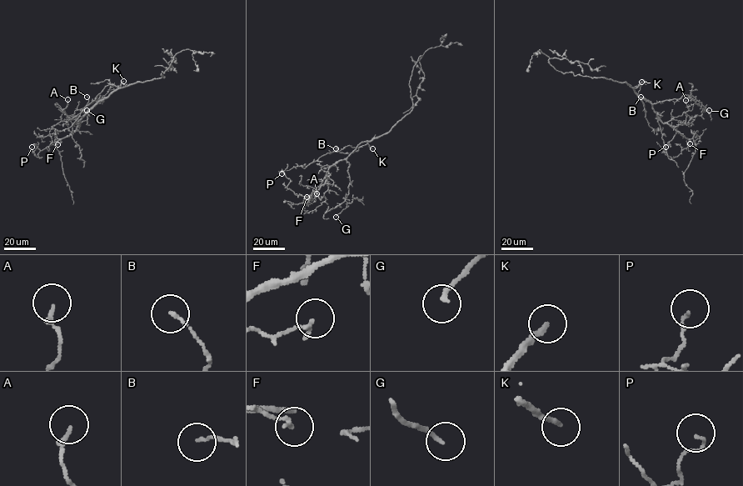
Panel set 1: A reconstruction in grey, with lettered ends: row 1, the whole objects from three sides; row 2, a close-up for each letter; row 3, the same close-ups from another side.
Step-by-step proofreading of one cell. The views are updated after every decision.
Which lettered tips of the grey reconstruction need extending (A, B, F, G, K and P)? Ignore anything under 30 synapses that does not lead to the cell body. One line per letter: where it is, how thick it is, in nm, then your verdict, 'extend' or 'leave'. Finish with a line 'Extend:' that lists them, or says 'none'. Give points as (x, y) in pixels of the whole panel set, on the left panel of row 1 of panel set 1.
A: (67, 99) | 160 nm | leave
B: (87, 97) | 110 nm | leave
F: (57, 144) | 160 nm | leave
G: (87, 110) | 160 nm | leave
K: (123, 81) | 190 nm | extend
P: (32, 147) | 100 nm | leave
Extend: K

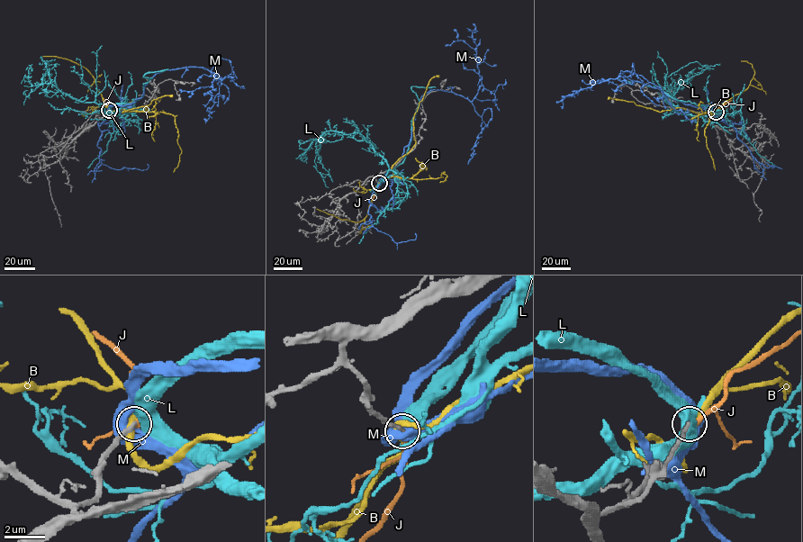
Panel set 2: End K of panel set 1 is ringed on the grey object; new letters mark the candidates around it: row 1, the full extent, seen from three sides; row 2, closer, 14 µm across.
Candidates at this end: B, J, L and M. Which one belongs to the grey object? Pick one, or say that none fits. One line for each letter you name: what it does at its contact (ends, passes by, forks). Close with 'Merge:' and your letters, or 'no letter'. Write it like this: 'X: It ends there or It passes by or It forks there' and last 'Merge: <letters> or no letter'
J: It ends there
Merge: J

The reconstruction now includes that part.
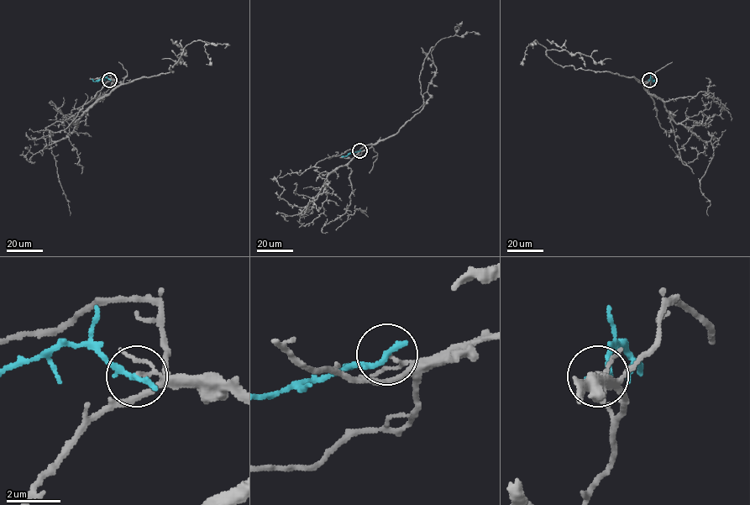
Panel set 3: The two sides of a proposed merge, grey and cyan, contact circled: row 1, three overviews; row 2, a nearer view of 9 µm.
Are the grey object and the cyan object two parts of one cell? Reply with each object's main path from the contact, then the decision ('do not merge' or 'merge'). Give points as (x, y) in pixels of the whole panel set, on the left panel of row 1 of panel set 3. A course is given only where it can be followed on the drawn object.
course grey (110, 80), (125, 84), (173, 71), (170, 65), (180, 49), (186, 51), (177, 56), (180, 62), (162, 59); course cyan (109, 80), (106, 77), (97, 81), (91, 79); do not merge

